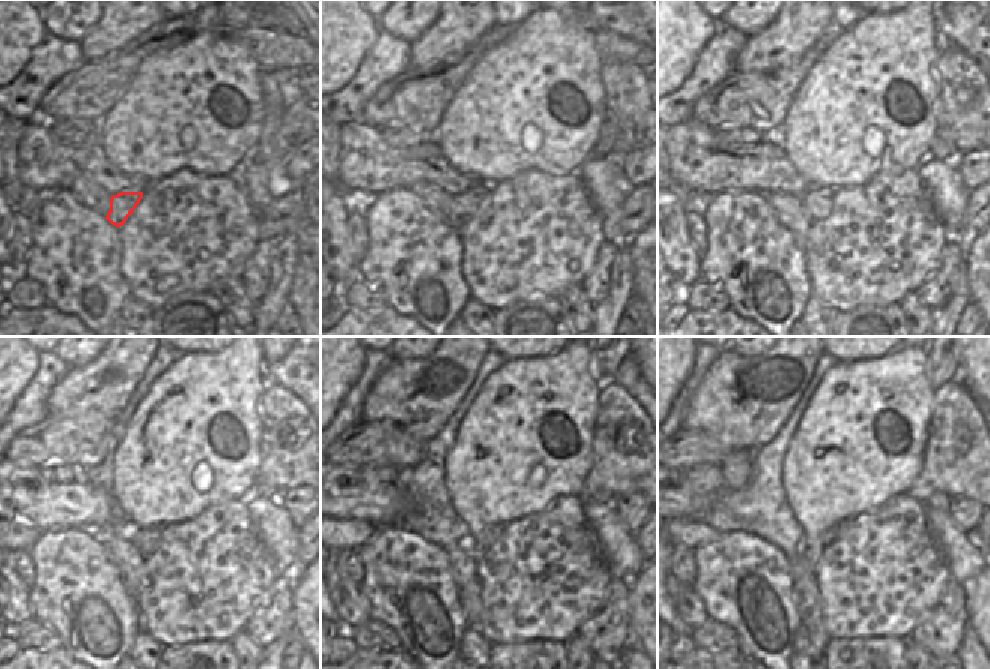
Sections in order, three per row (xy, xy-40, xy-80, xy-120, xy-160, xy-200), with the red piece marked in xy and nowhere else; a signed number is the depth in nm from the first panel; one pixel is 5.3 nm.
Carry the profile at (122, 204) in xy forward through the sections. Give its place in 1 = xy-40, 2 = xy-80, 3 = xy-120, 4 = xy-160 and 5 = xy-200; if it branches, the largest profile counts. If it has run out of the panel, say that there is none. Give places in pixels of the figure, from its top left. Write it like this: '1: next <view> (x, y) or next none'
1: next xy-40 (467, 203)
2: next xy-80 (818, 203)
3: next xy-120 (146, 540)
4: next xy-160 (489, 536)
5: next xy-200 (834, 531)

